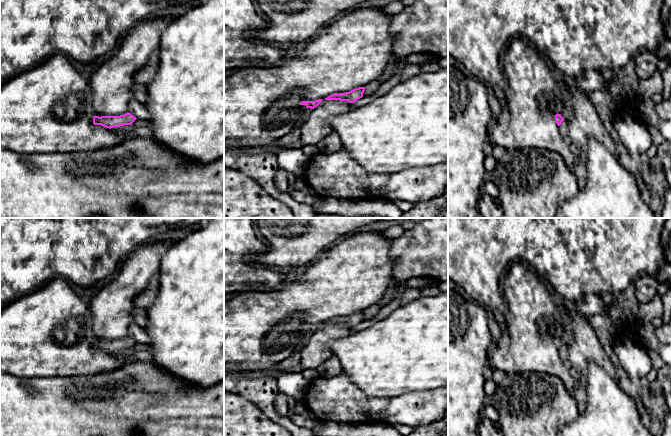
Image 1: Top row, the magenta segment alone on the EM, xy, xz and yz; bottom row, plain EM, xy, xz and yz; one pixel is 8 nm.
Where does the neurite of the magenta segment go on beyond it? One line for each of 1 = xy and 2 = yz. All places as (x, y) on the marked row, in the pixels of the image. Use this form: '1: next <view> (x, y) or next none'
1: next none
2: next none

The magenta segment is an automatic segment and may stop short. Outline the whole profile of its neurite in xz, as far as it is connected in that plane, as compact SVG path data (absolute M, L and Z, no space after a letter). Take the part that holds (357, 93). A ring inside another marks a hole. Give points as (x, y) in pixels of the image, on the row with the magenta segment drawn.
M359 87L345 93L334 93L325 98L325 100L340 100L348 101L349 103L354 103L355 101L363 97L364 91L365 87Z

